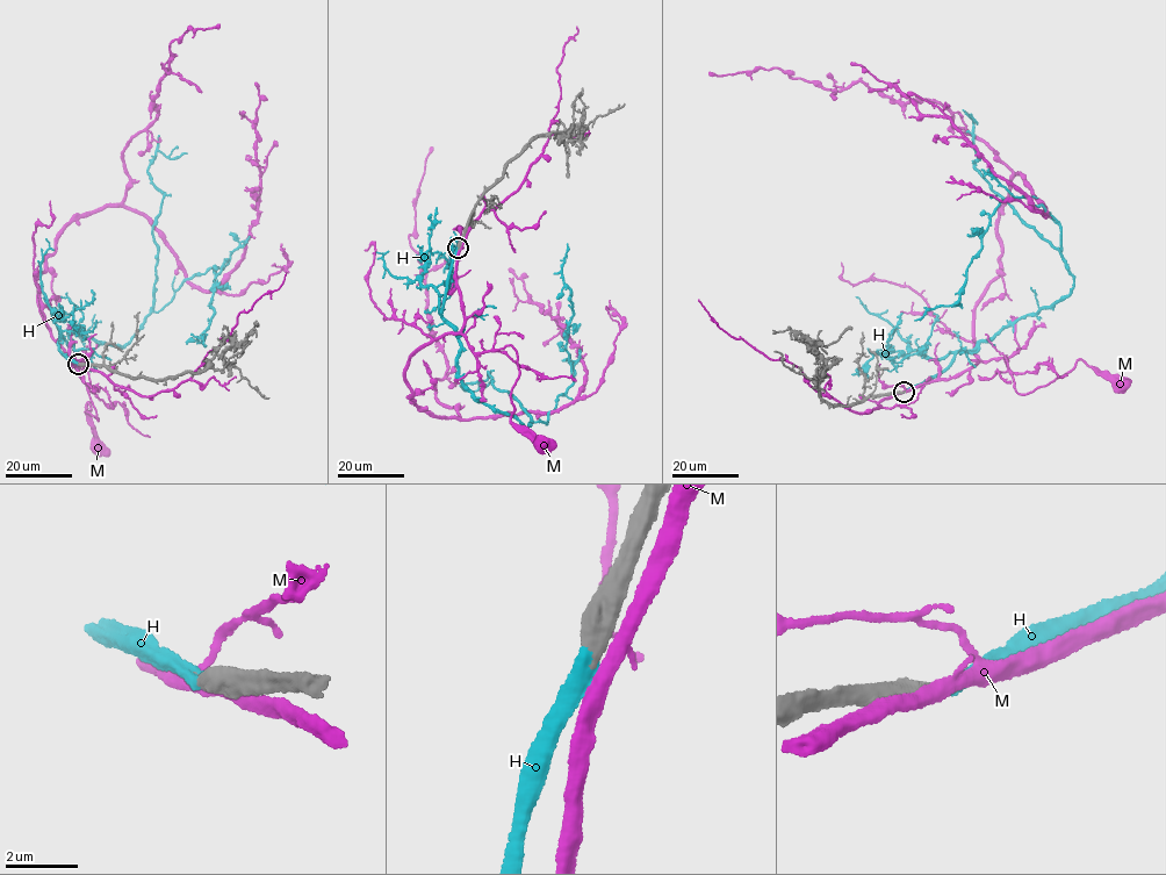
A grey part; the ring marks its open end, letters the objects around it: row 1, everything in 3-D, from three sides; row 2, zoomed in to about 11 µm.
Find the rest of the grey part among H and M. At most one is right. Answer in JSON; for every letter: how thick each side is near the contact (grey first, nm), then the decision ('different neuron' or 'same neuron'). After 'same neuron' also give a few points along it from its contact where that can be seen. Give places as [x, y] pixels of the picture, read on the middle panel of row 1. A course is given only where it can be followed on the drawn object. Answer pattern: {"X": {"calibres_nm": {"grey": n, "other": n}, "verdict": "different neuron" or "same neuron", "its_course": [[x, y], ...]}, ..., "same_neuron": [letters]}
{"H": {"calibres_nm": {"grey": 500, "other": 420}, "verdict": "same neuron", "its_course": [[458, 246], [440, 312], [459, 339], [459, 374], [526, 429], [546, 423], [574, 381], [567, 244]]}, "M": {"calibres_nm": {"grey": 600, "other": 400}, "verdict": "different neuron"}, "same_neuron": ["H"]}

